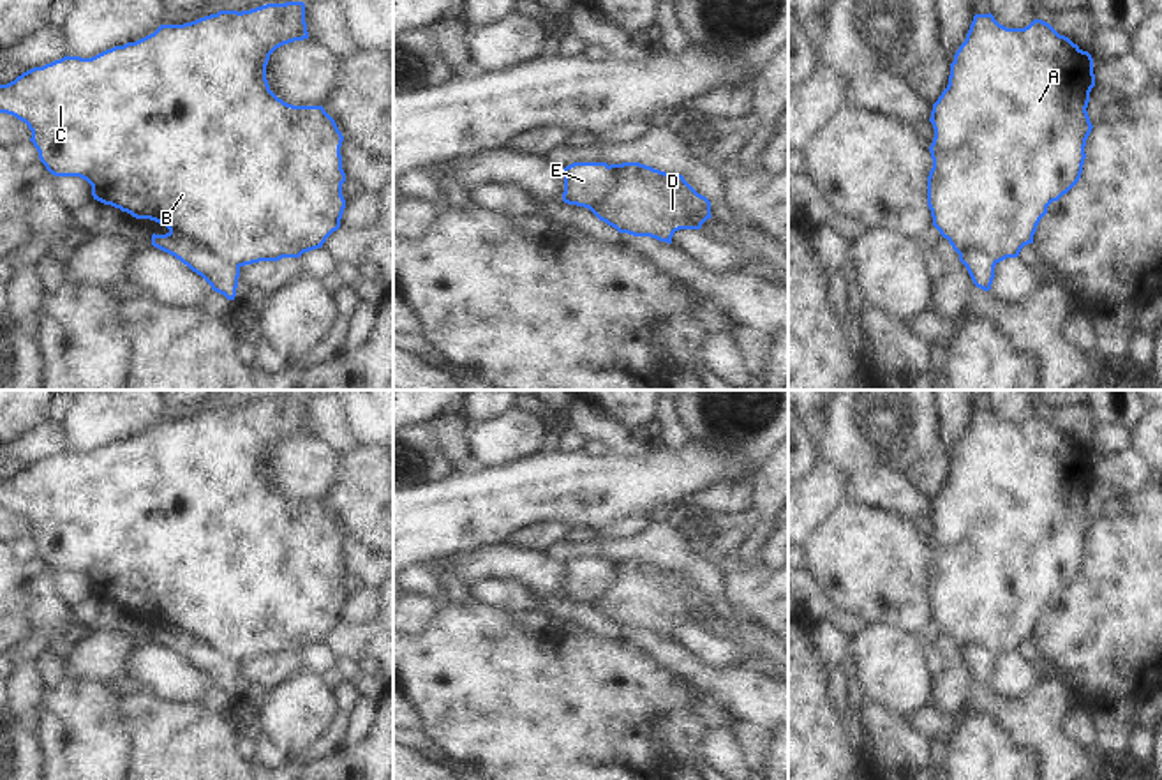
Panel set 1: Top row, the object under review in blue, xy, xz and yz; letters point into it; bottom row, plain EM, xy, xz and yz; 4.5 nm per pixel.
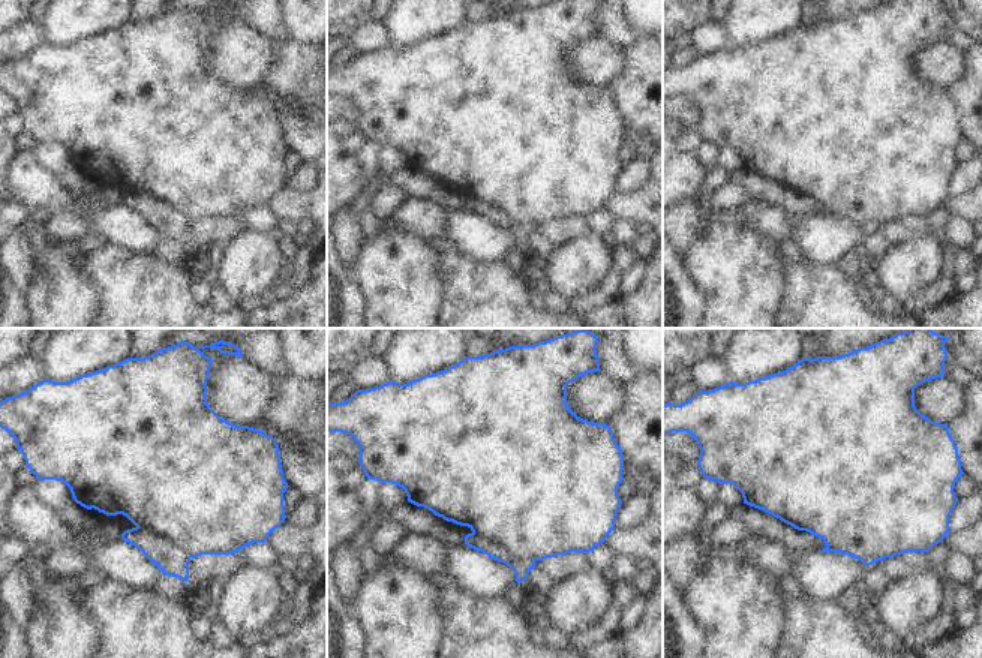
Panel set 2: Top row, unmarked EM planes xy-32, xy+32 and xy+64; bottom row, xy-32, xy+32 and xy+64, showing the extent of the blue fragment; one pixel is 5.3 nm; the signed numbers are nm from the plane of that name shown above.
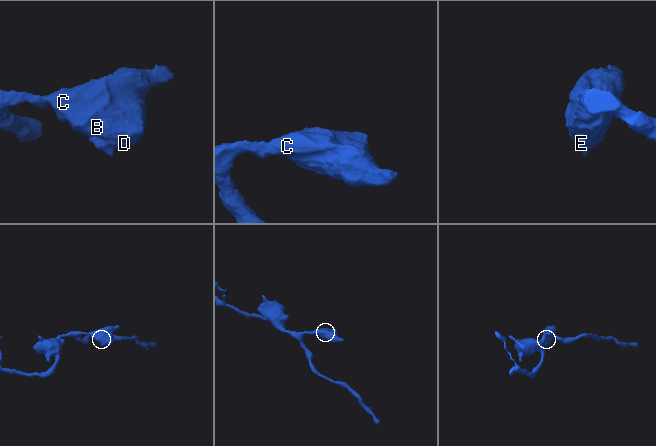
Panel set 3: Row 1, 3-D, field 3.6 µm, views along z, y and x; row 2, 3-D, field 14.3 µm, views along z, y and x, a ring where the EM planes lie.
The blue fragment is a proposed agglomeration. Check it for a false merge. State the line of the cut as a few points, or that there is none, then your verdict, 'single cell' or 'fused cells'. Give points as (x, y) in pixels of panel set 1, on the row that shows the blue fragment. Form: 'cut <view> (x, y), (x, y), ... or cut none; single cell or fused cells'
cut xy (170, 232), (203, 244), (238, 269); fused cells

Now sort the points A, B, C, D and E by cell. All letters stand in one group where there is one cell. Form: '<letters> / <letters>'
A B C D / E

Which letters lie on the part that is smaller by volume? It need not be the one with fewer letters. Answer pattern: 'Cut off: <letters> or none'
Cut off: E

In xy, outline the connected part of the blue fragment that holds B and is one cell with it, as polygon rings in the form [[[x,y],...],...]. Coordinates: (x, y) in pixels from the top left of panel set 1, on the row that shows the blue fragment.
[[[266,4],[250,11],[219,11],[183,25],[160,25],[153,34],[123,46],[115,46],[92,58],[63,56],[42,67],[34,67],[14,81],[0,85],[0,113],[25,122],[32,131],[30,141],[39,152],[41,162],[55,176],[79,176],[92,185],[93,199],[120,208],[136,219],[155,221],[178,236],[190,238],[235,266],[259,261],[279,261],[300,258],[303,252],[323,247],[326,238],[340,228],[346,208],[342,184],[340,146],[344,141],[335,120],[323,106],[293,106],[279,99],[268,85],[266,65],[270,55],[289,42],[309,39],[305,23],[305,4]]]

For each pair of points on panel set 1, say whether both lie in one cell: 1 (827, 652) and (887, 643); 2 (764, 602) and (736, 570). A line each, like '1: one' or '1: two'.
1: two
2: one

